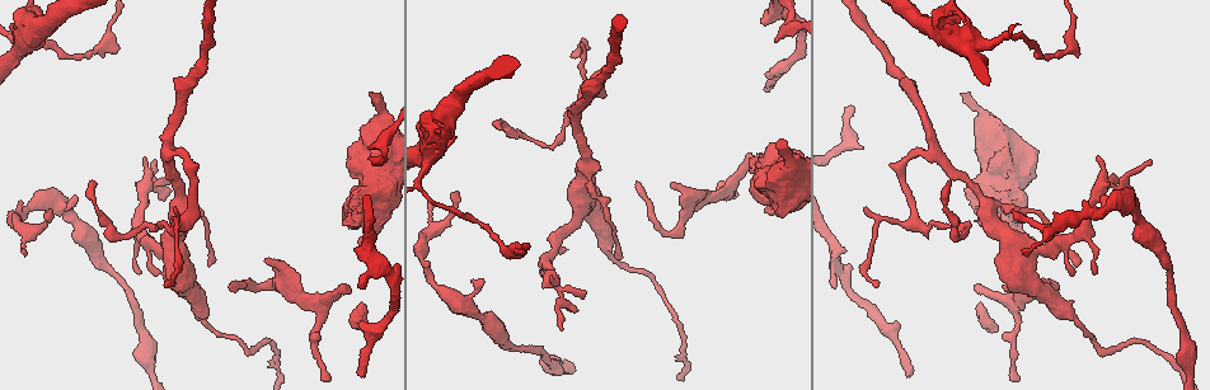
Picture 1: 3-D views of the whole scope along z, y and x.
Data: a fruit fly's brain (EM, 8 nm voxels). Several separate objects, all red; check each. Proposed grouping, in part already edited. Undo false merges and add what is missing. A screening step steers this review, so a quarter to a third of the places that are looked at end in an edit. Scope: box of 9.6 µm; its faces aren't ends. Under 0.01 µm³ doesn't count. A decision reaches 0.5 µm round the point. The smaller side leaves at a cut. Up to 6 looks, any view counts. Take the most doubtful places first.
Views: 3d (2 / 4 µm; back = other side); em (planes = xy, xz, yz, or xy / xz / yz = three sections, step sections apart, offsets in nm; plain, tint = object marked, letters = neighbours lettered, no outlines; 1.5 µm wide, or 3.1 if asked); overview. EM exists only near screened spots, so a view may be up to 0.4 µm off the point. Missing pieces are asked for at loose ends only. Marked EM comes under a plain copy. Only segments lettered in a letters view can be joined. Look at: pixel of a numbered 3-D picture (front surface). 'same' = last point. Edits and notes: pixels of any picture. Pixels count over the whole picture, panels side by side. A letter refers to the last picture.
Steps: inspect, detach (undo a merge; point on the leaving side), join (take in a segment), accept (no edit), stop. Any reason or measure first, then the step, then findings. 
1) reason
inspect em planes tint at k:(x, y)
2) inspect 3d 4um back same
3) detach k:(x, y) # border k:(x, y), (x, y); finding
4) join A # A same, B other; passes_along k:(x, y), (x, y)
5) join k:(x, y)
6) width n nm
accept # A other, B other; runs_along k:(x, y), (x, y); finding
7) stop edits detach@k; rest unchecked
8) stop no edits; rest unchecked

free end
inspect em yz step 4 tint at 1:(342, 284)

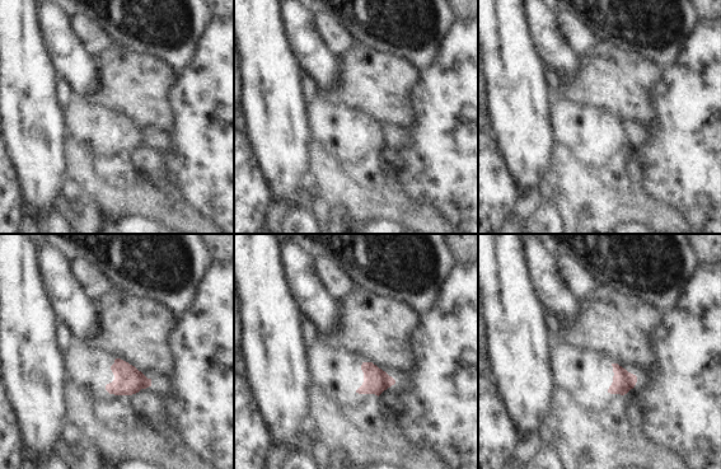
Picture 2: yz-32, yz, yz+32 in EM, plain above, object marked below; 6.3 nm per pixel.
inspect em planes letters same

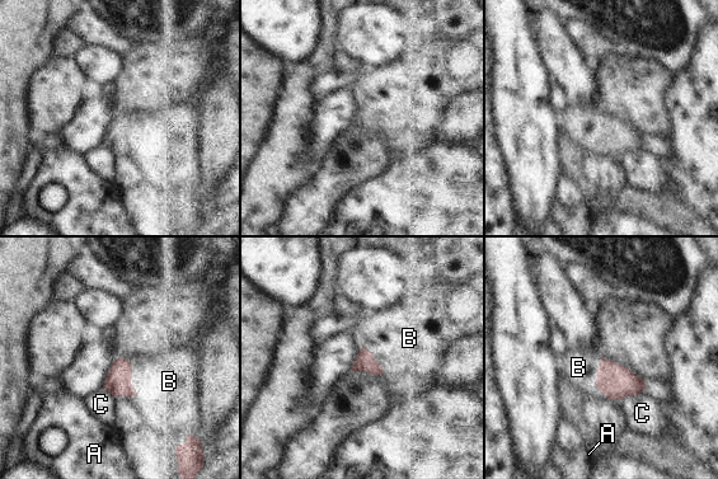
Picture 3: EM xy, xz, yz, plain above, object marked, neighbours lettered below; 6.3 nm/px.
width 120 nm
join B # A other, B same, C other; passes_along 3:(118, 379), (130, 377), (169, 381); it goes on there

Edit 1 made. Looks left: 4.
an open end
inspect 3d 4um at 1:(967, 92)

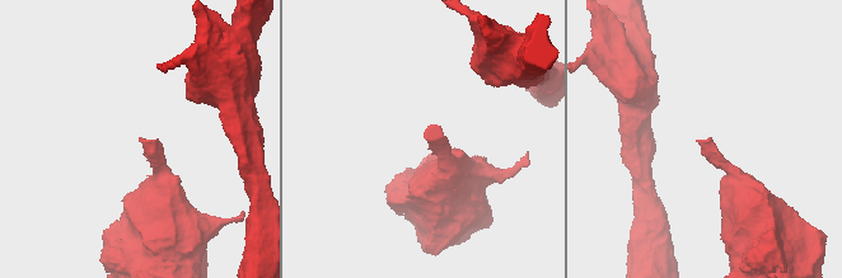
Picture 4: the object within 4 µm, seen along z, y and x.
inspect em xy step 4 letters at 4:(141, 140)

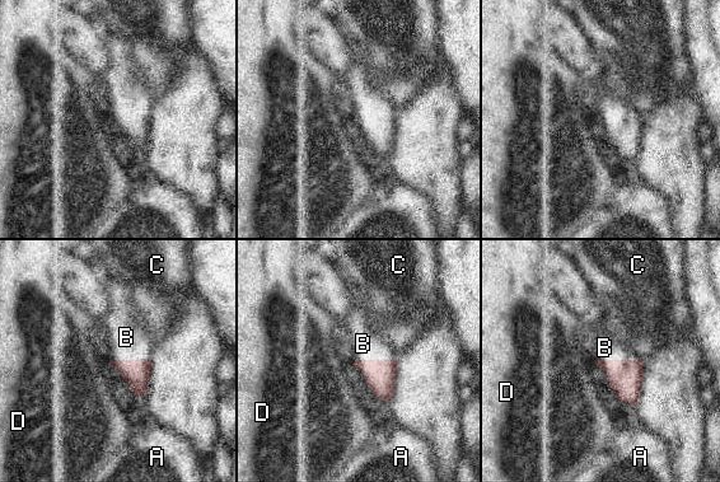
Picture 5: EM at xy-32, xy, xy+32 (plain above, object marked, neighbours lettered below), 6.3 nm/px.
join B # A other, B same, C other, D other; it goes on there

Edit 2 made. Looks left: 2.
inspect overview

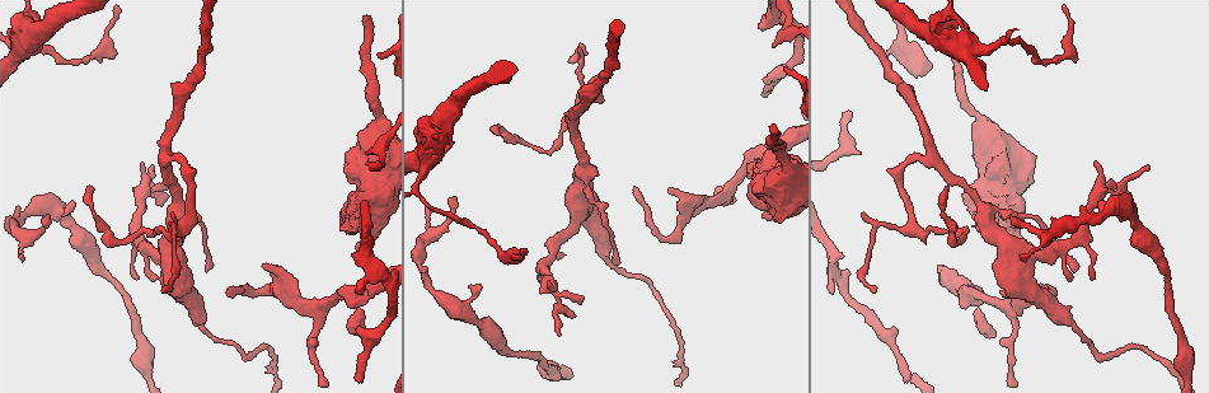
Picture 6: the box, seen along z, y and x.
thick end
inspect em planes letters at 6:(357, 246)

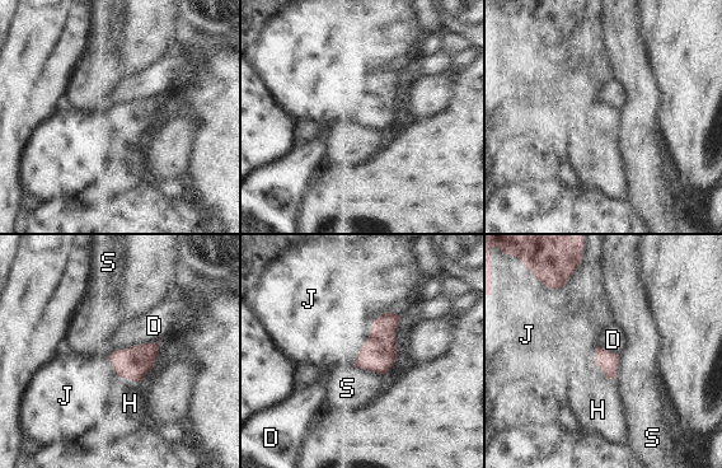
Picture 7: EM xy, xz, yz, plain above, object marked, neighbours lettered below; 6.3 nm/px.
longest_contact J 340 nm
join H # D other, H same, J other, S other; passes_along 7:(135, 363), (129, 378), (130, 403); the cell continues

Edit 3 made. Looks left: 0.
stop edits join@3, join@5, join@7; rest unchecked

